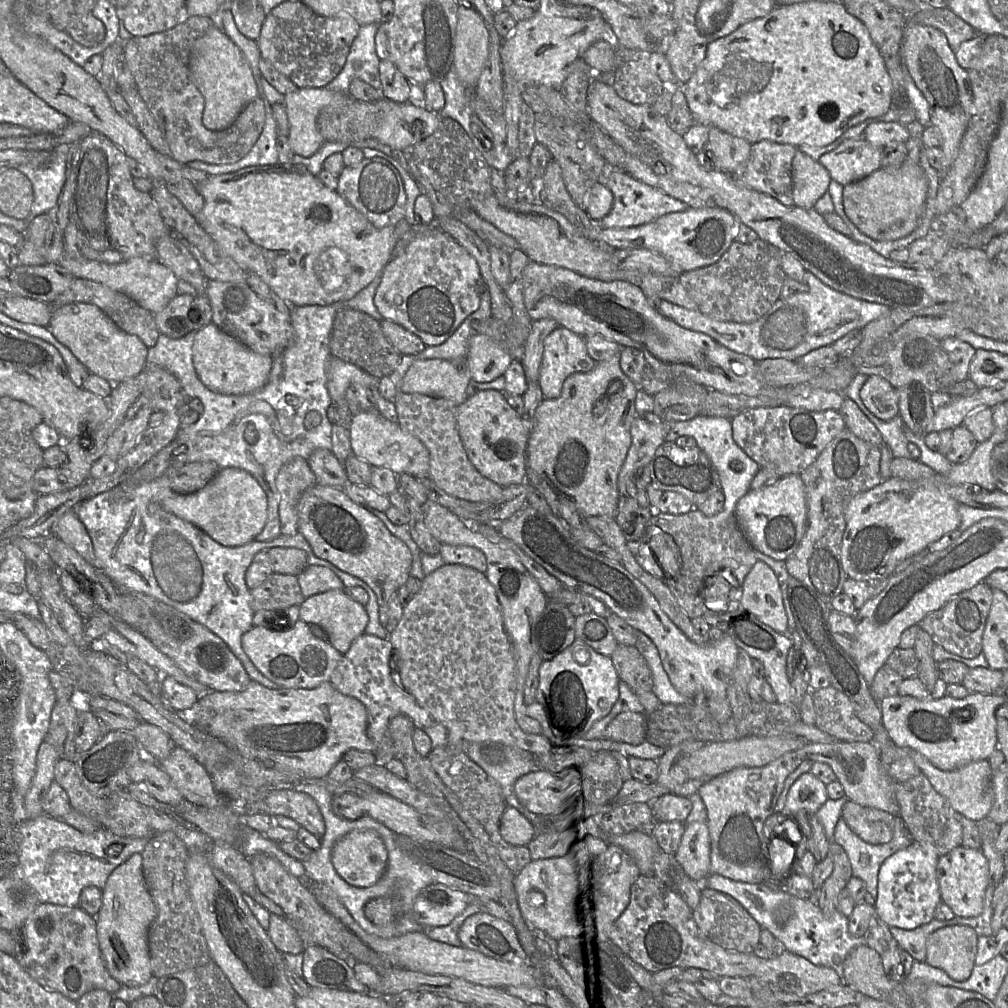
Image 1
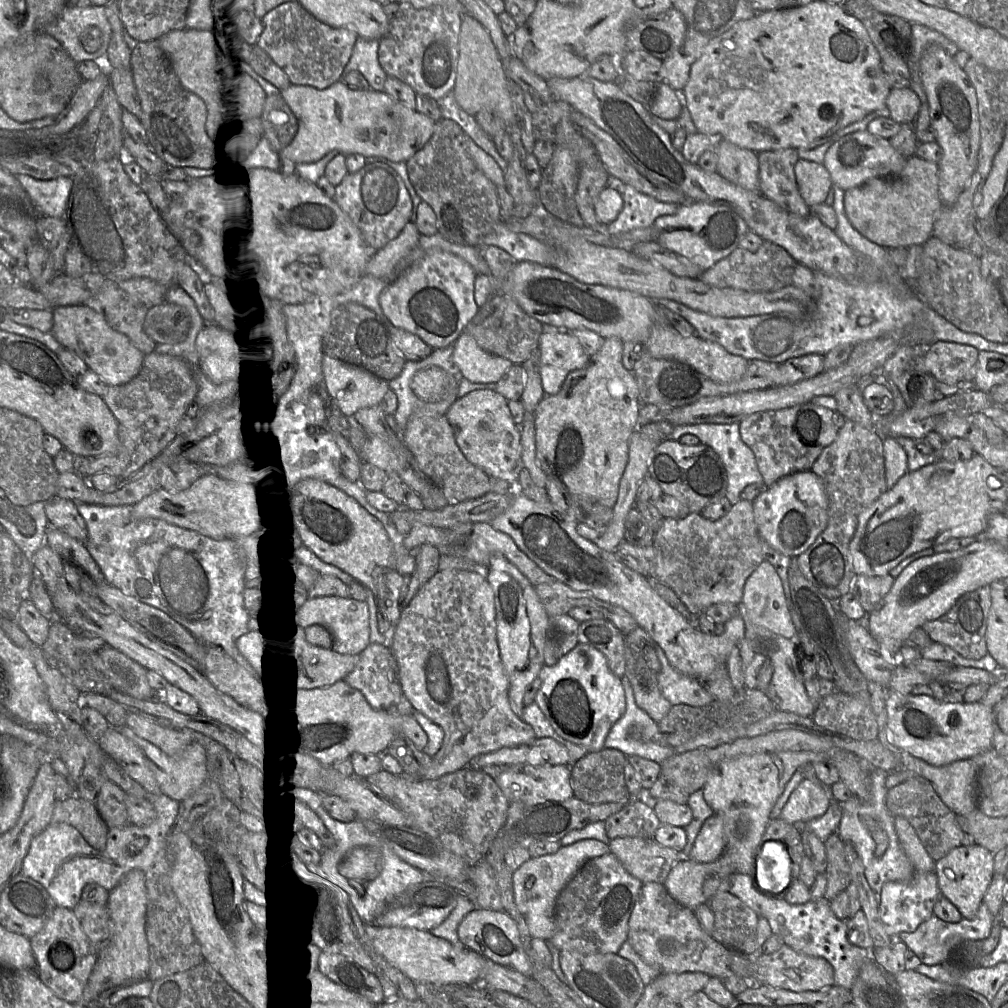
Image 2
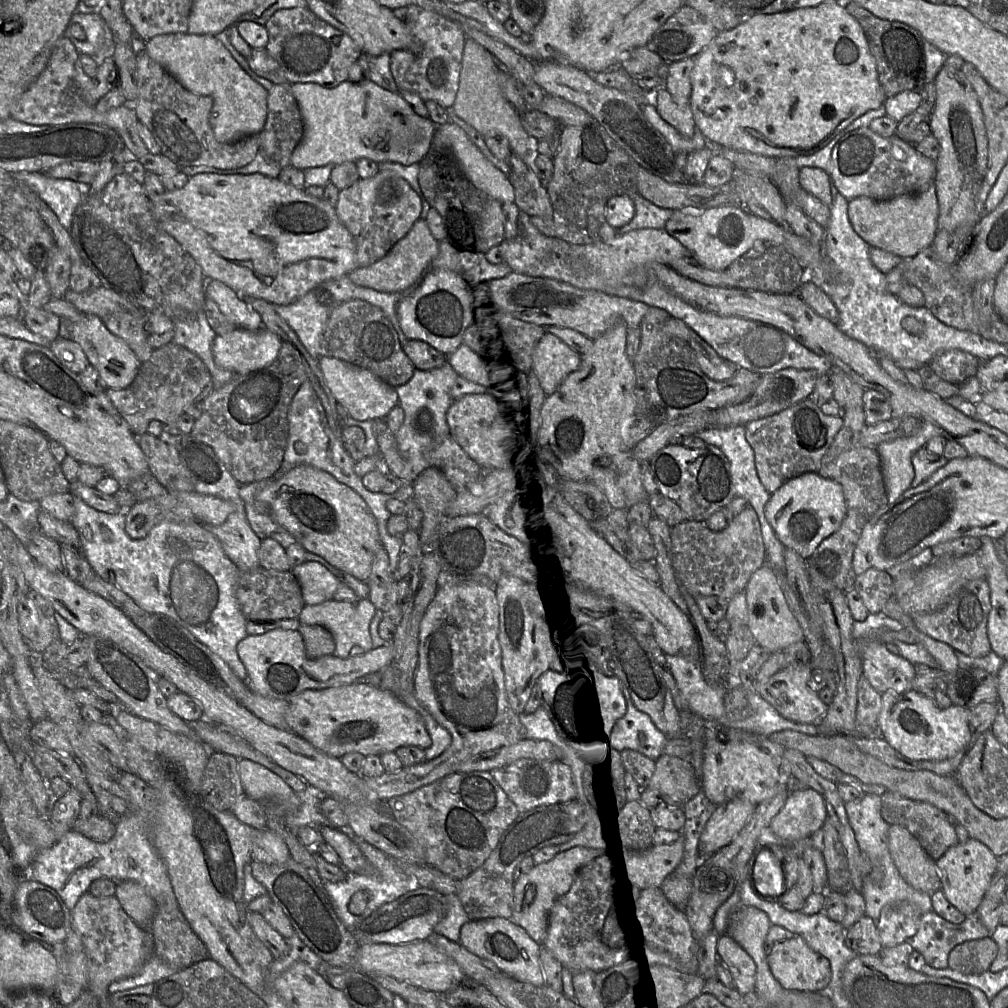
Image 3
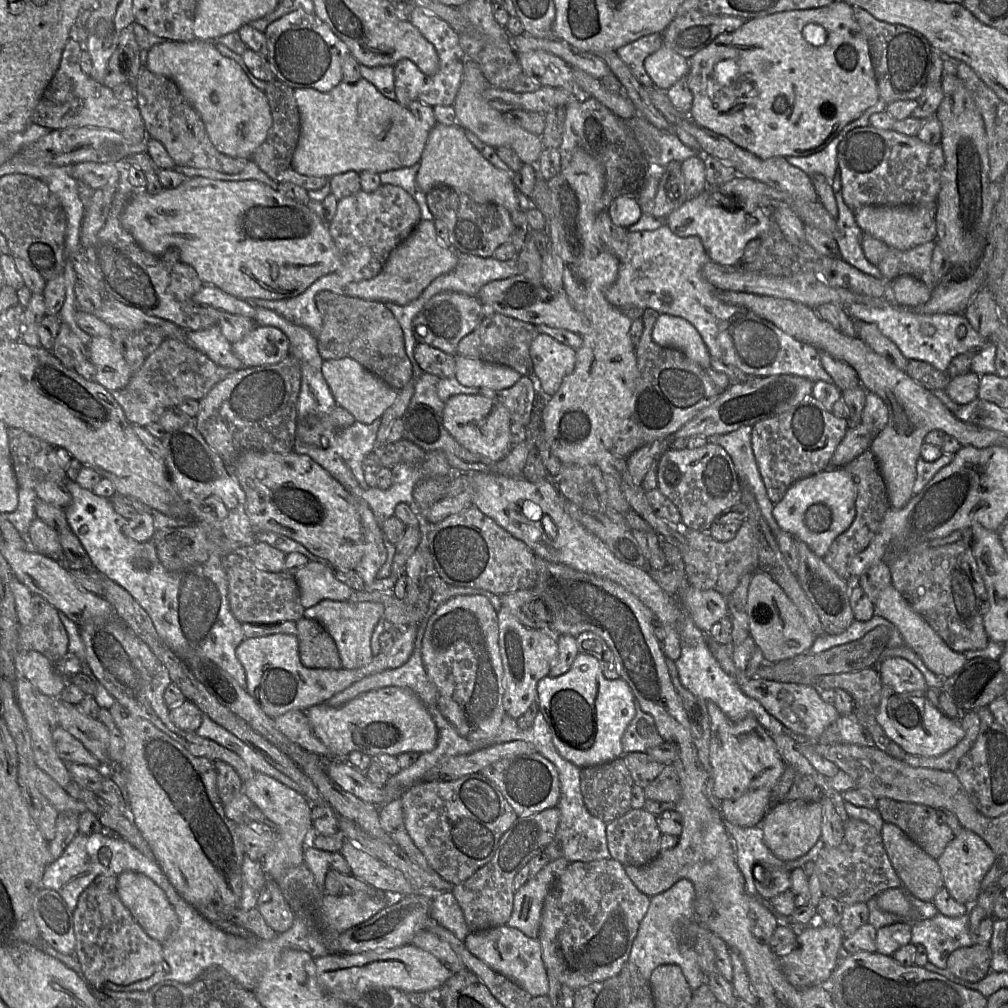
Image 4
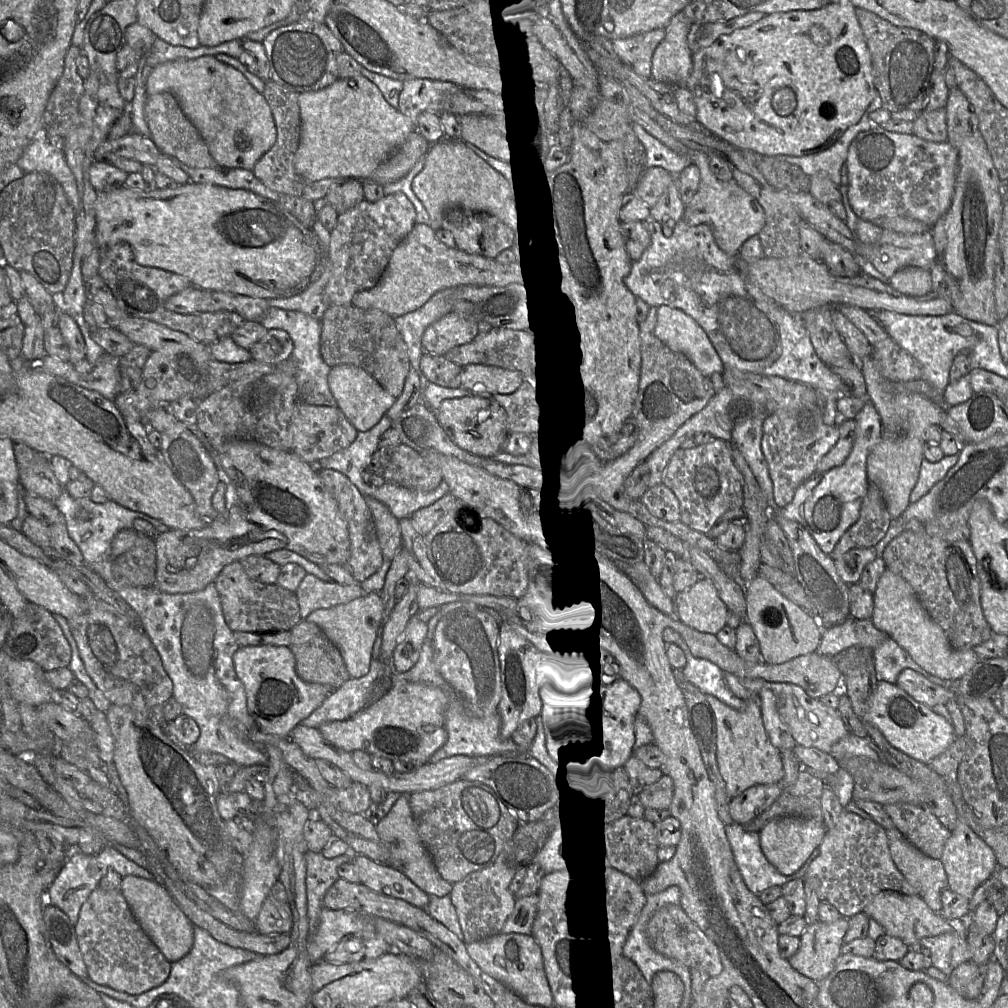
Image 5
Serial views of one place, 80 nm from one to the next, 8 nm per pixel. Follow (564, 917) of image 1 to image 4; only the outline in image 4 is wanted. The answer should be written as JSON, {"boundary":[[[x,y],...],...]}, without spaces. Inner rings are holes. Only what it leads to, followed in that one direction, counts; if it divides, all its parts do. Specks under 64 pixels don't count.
{"boundary":[[[565,858],[550,861],[515,891],[513,910],[506,925],[537,939],[545,897],[569,864]]]}

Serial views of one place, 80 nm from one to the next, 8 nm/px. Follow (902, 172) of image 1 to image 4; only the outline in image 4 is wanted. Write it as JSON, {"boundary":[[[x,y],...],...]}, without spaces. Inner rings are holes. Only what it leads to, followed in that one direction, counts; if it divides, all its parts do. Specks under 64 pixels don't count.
{"boundary":[[[937,201],[923,206],[862,206],[854,211],[863,233],[881,240],[889,248],[907,250],[936,240]]]}

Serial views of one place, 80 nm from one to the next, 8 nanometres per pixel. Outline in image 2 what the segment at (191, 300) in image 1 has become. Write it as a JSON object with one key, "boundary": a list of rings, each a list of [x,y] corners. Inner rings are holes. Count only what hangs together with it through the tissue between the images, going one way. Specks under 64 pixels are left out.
{"boundary":[[[163,302],[149,309],[145,321],[146,334],[157,344],[183,341],[191,328],[188,312],[179,305]]]}

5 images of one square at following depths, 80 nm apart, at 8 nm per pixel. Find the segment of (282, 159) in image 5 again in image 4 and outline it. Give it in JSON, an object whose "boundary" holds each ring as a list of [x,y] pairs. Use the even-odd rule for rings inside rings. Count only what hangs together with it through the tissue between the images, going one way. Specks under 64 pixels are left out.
{"boundary":[[[278,80],[267,83],[266,94],[272,116],[272,126],[265,141],[255,150],[252,160],[271,179],[278,183],[290,182],[307,192],[314,192],[329,183],[330,177],[312,177],[301,175],[292,167],[292,157],[299,142],[301,121],[294,89]]]}

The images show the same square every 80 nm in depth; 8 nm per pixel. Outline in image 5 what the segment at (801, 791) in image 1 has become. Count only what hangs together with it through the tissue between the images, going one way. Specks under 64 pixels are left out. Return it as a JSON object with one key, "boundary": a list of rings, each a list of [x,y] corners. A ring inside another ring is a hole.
{"boundary":[[[783,817],[770,821],[760,831],[761,848],[768,861],[783,875],[796,873],[812,852],[819,848],[827,832],[824,822],[803,817]]]}

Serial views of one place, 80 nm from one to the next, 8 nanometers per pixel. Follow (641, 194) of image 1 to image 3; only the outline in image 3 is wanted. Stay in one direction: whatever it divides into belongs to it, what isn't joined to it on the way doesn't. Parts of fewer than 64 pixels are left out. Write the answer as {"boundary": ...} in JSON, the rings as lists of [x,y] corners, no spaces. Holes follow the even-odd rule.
{"boundary":[[[630,193],[629,196],[635,204],[635,215],[627,225],[617,228],[620,234],[634,229],[664,228],[665,223],[674,211],[658,207],[638,193]]]}

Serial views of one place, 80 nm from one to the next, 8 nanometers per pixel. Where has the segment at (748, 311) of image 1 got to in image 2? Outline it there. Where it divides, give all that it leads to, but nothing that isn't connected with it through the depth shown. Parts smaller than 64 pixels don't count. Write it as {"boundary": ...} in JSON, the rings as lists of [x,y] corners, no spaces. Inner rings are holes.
{"boundary":[[[763,242],[759,249],[750,252],[741,247],[703,271],[699,280],[716,288],[731,288],[748,292],[776,292],[792,284],[792,276],[798,263],[782,247]]]}

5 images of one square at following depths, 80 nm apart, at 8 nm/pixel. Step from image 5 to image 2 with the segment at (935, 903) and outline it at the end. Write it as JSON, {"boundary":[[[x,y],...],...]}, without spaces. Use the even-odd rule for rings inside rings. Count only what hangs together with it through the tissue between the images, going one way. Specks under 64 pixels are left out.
{"boundary":[[[902,816],[895,817],[894,824],[899,842],[915,872],[935,872],[936,862],[925,850],[911,824]]]}

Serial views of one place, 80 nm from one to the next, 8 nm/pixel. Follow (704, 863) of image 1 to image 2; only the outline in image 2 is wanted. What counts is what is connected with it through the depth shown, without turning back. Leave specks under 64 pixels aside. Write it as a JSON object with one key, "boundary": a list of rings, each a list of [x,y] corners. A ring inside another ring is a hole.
{"boundary":[[[714,813],[703,823],[689,859],[699,863],[710,863],[717,860],[725,849],[723,818]]]}

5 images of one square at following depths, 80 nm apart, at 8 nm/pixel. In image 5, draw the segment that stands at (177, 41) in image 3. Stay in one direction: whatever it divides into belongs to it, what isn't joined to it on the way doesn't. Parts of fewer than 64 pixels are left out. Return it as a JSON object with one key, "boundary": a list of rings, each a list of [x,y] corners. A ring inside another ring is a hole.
{"boundary":[[[213,55],[156,65],[149,75],[146,92],[147,95],[170,92],[175,96],[183,112],[204,140],[210,155],[221,168],[242,168],[253,171],[258,160],[276,142],[274,118],[263,93],[254,88],[239,70],[219,61]]]}

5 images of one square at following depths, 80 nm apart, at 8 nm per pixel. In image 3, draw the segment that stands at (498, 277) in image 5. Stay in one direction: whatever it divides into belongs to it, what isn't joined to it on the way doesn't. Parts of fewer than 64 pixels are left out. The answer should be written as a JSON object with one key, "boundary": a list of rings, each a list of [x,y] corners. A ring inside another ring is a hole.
{"boundary":[[[419,219],[383,258],[370,266],[356,268],[348,274],[348,277],[358,286],[379,292],[409,293],[430,269],[438,253],[439,242],[433,238],[426,222]]]}

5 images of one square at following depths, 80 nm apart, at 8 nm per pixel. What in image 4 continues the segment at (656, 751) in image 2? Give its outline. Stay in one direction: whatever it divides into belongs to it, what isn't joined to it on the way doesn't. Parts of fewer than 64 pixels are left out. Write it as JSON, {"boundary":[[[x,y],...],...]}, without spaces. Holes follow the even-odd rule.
{"boundary":[[[634,698],[635,716],[627,726],[622,740],[624,755],[631,752],[647,752],[663,742],[653,717],[641,710],[639,702]]]}

